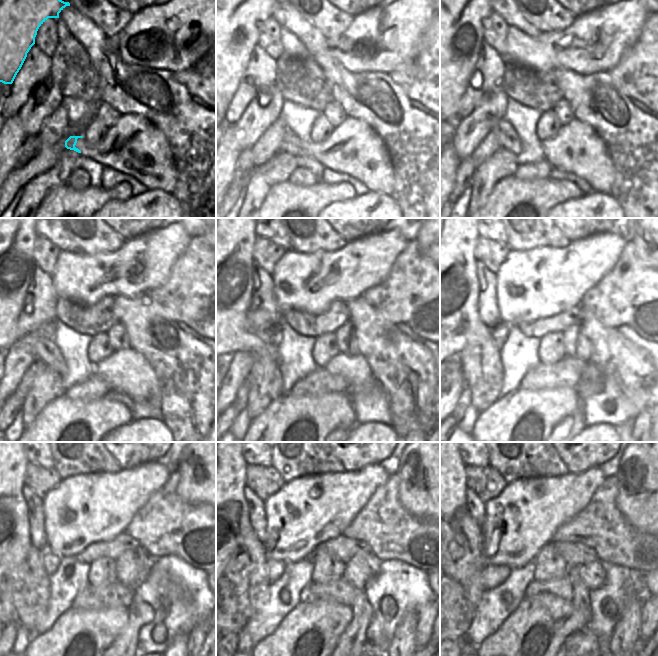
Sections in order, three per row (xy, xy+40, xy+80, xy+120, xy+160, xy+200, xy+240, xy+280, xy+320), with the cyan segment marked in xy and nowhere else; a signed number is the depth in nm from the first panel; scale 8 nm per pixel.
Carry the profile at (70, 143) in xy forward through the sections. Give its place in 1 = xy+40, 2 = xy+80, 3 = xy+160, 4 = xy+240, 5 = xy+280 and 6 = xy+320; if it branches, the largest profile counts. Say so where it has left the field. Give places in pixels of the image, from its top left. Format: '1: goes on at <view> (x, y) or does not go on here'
1: goes on at xy+40 (290, 143)
2: goes on at xy+80 (507, 138)
3: goes on at xy+160 (236, 238)
4: goes on at xy+240 (12, 541)
5: goes on at xy+280 (236, 522)
6: goes on at xy+320 (460, 484)

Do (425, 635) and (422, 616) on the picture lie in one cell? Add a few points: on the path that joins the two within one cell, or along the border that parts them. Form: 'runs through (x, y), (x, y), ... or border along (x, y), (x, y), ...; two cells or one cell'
runs through (424, 630), (424, 621); one cell

